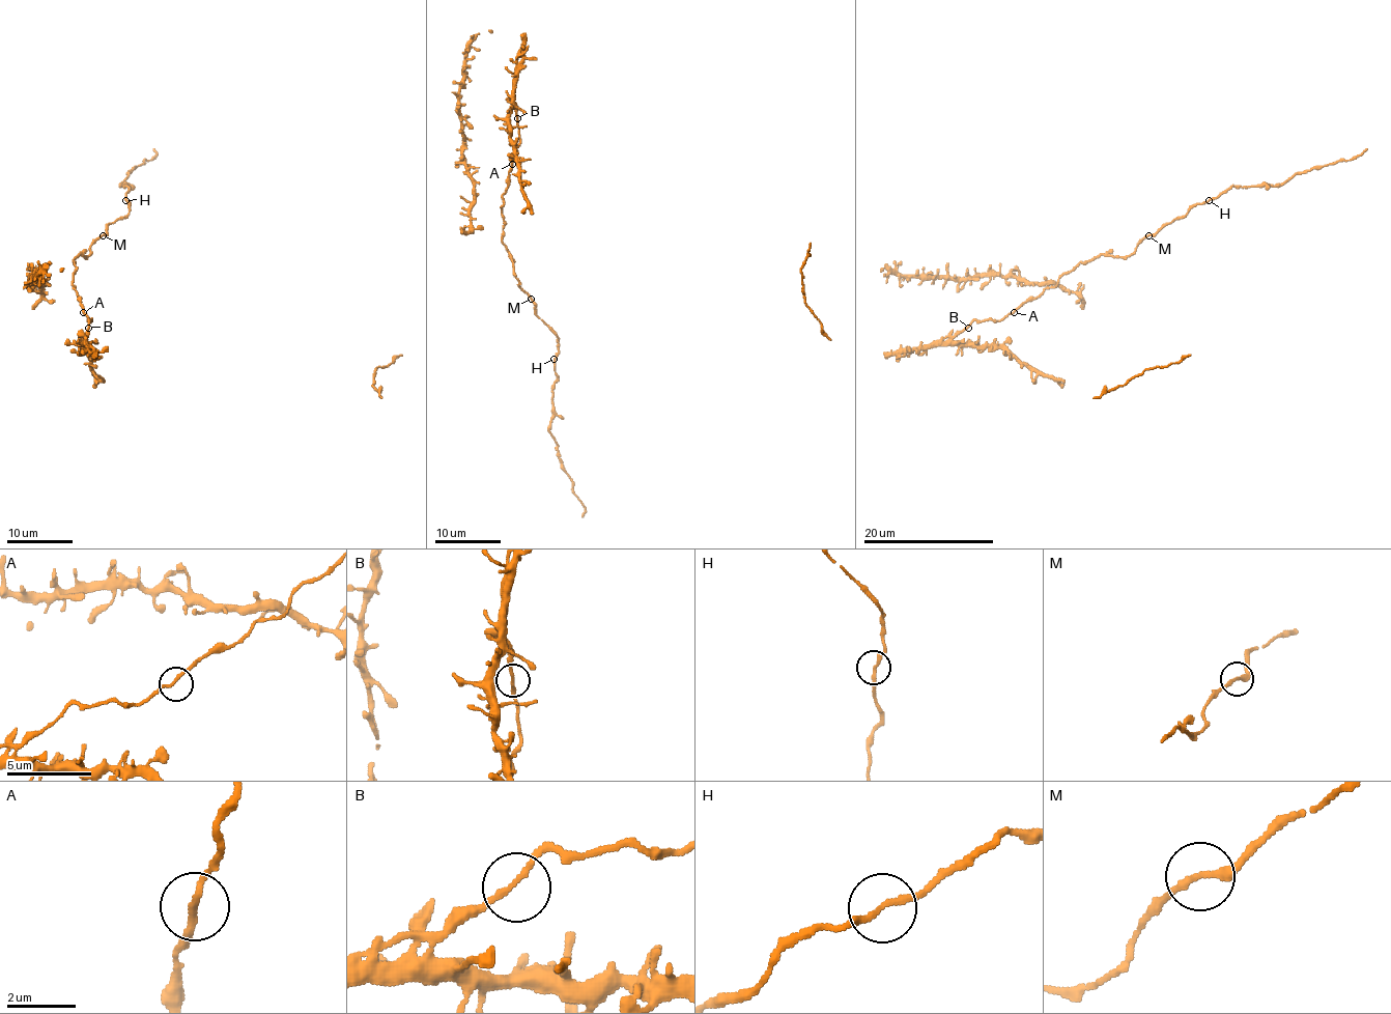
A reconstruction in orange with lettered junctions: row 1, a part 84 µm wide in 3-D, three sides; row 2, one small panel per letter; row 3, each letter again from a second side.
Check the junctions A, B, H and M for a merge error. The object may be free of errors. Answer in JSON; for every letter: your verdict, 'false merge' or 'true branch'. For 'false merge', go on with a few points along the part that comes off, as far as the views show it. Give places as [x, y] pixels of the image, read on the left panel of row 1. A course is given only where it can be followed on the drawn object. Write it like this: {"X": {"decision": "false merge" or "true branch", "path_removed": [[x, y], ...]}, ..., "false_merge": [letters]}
{"A": {"decision": "true branch"}, "B": {"decision": "true branch"}, "H": {"decision": "false merge", "path_removed": [[125, 199], [125, 187], [121, 184], [144, 161], [155, 156], [153, 149]]}, "M": {"decision": "true branch"}, "false_merge": ["H"]}

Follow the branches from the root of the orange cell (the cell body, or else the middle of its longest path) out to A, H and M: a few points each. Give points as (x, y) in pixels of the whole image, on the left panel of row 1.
A: (88, 328), (91, 319), (88, 320), (83, 312)
H: (88, 328), (91, 319), (72, 283), (74, 260), (80, 254), (87, 257), (106, 227), (128, 215), (125, 199)
M: (88, 328), (91, 319), (83, 312), (72, 283), (74, 260), (80, 254), (87, 257), (90, 247), (103, 235)

